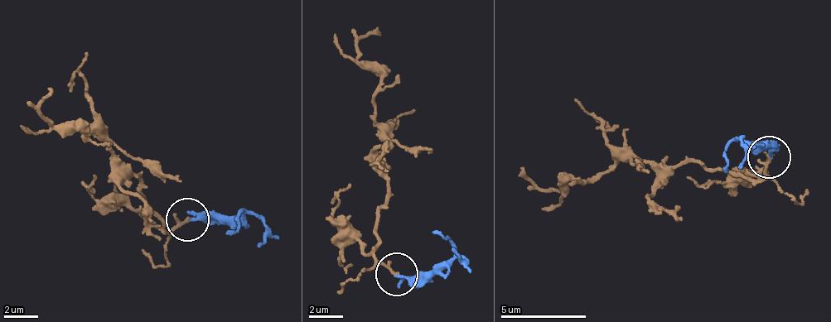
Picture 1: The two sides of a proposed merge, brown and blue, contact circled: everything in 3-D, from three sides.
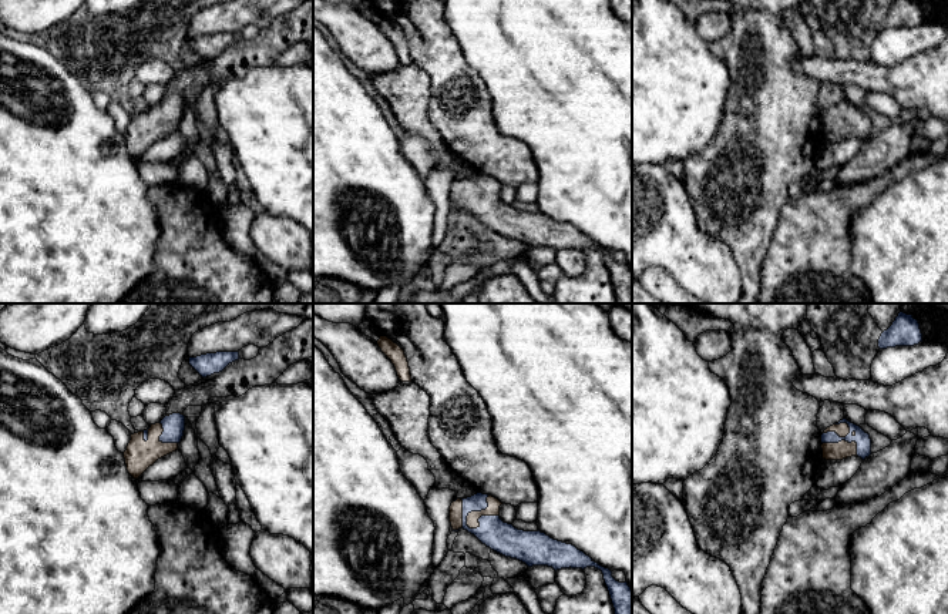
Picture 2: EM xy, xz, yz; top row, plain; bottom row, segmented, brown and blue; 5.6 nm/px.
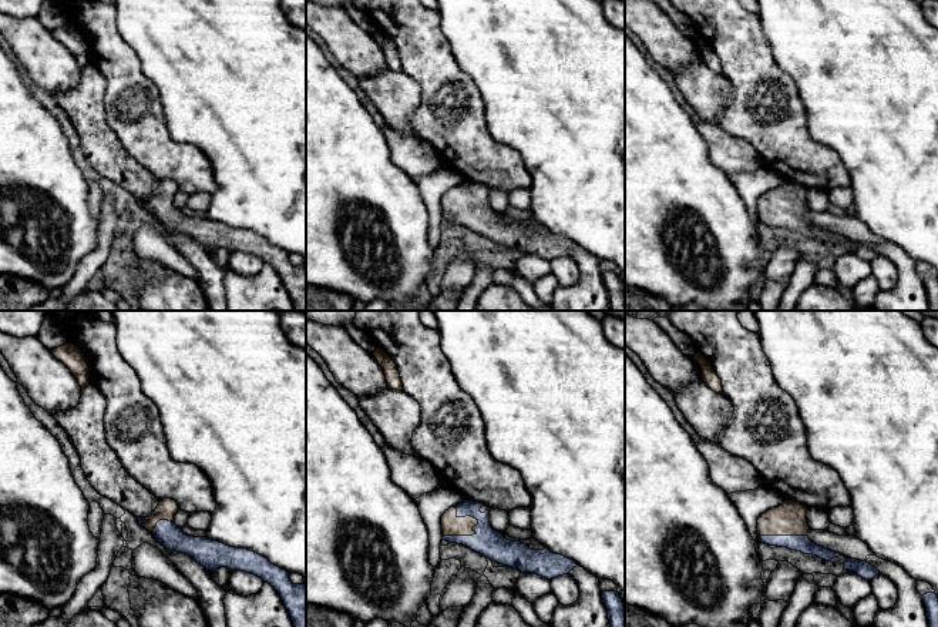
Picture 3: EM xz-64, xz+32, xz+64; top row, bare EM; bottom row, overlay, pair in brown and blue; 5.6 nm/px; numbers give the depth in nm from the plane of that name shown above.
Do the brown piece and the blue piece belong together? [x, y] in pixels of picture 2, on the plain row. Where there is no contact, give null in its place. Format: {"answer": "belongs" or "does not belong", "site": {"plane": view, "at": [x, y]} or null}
{"answer": "belongs", "site": {"plane": "yz", "at": [844, 121]}}

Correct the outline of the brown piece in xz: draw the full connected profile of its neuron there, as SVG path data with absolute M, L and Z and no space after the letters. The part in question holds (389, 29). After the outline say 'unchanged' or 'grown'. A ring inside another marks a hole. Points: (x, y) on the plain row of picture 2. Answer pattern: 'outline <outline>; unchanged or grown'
outline M380 17L377 26L394 46L399 60L401 63L411 63L410 48L404 31L387 17Z; unchanged

